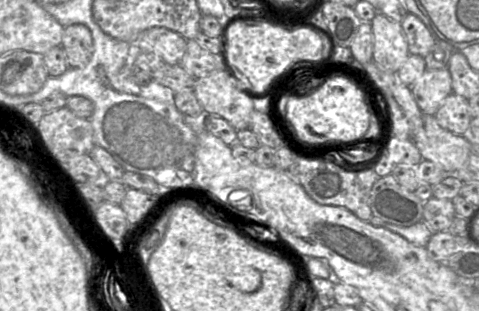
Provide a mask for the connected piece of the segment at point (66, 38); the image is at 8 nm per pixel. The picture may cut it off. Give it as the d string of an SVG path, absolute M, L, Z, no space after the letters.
M83 24L64 27L61 46L66 53L68 69L84 67L93 53L90 30Z

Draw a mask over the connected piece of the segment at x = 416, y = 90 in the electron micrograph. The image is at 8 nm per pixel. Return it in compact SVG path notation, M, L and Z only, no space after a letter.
M448 68L426 69L410 88L421 112L433 116L442 102L453 93Z

